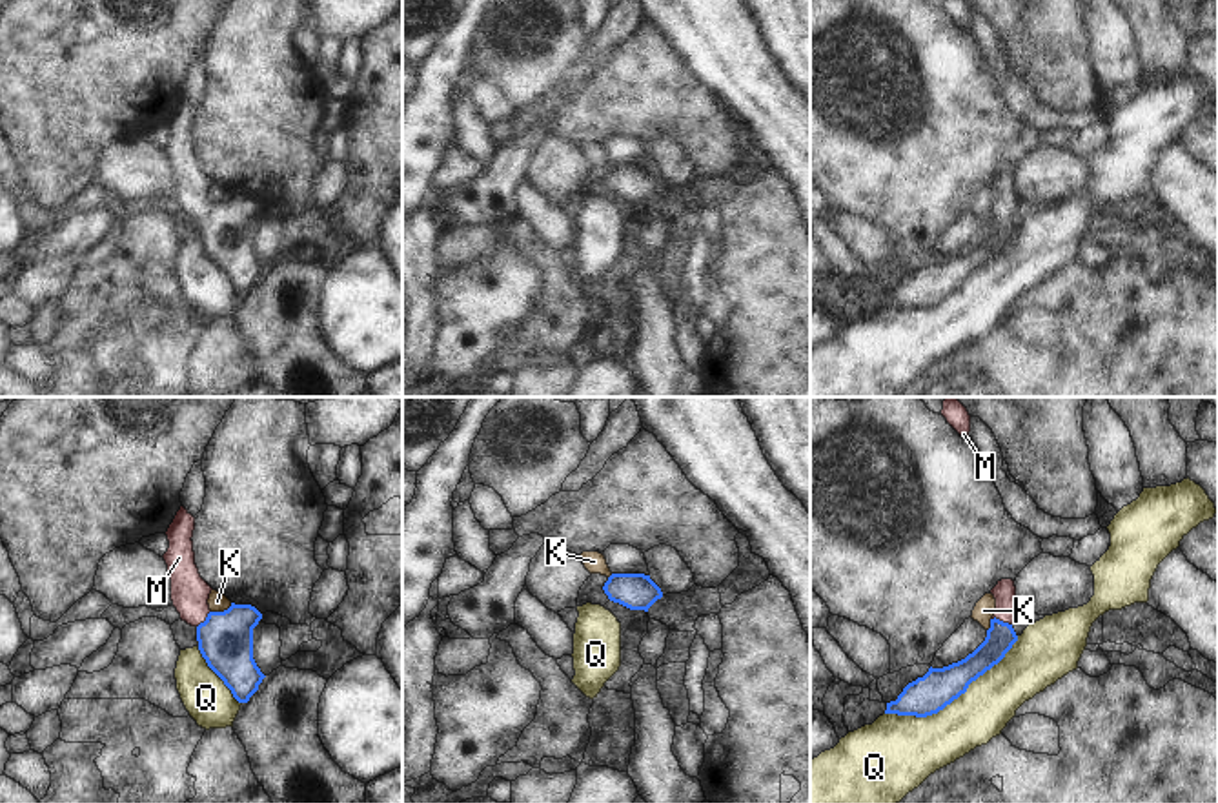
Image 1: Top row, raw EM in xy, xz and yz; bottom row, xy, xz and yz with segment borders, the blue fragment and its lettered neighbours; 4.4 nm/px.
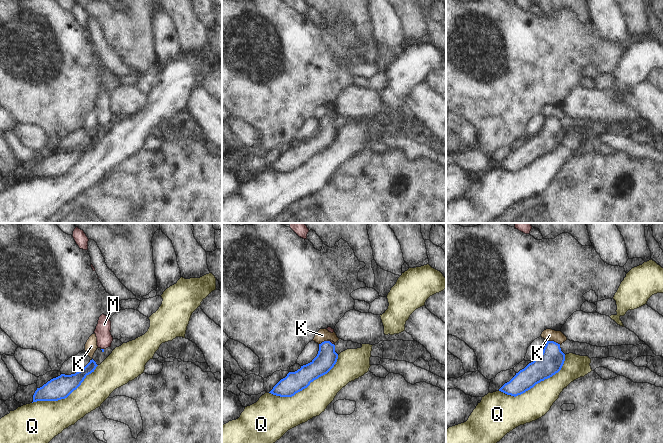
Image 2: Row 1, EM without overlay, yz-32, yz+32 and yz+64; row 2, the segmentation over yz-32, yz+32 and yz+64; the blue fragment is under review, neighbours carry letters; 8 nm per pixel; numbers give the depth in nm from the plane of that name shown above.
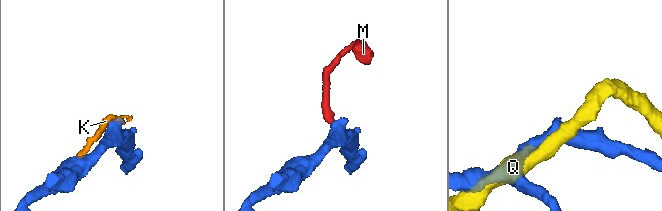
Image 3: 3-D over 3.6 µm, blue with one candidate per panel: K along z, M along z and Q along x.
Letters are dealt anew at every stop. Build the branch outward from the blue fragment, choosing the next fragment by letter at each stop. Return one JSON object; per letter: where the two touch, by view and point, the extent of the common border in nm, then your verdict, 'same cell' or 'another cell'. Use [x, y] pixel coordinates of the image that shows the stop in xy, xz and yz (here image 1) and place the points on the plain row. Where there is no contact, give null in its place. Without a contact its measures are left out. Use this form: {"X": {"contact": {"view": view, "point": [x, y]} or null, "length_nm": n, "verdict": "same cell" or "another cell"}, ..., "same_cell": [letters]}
{"K": {"contact": {"view": "xy", "point": [221, 204]}, "length_nm": 100, "verdict": "another cell"}, "M": {"contact": {"view": "yz", "point": [1002, 213]}, "length_nm": 90, "verdict": "same cell"}, "Q": {"contact": {"view": "yz", "point": [954, 290]}, "length_nm": 700, "verdict": "another cell"}, "same_cell": ["M"]}

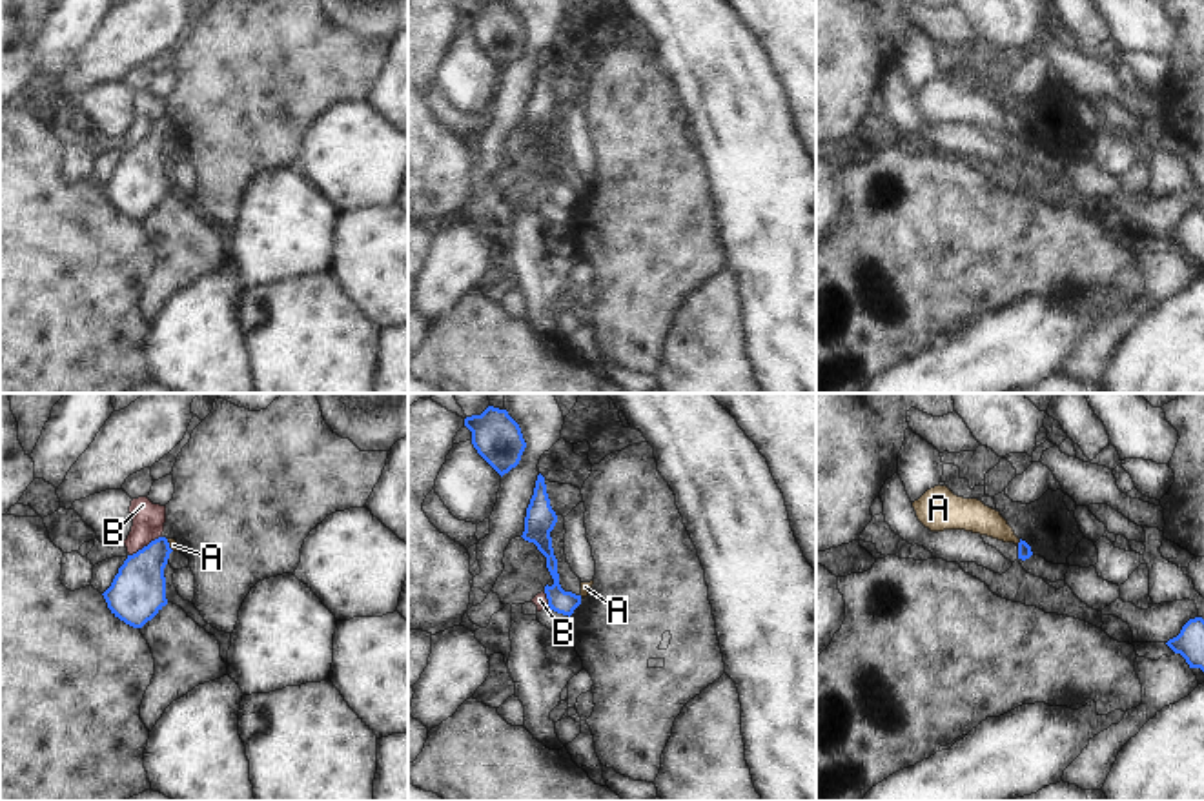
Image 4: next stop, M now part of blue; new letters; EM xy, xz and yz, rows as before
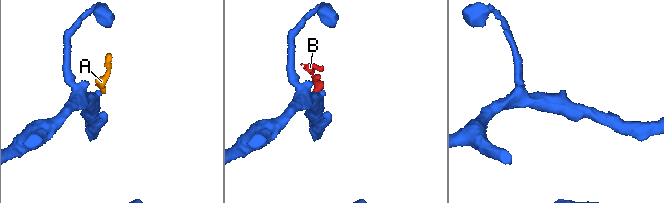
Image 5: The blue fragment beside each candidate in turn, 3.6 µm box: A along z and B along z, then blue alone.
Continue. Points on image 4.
{"A": {"contact": {"view": "yz", "point": [1019, 135]}, "length_nm": 40, "verdict": "another cell"}, "B": {"contact": {"view": "xy", "point": [144, 139]}, "length_nm": 170, "verdict": "another cell"}, "same_cell": []}

